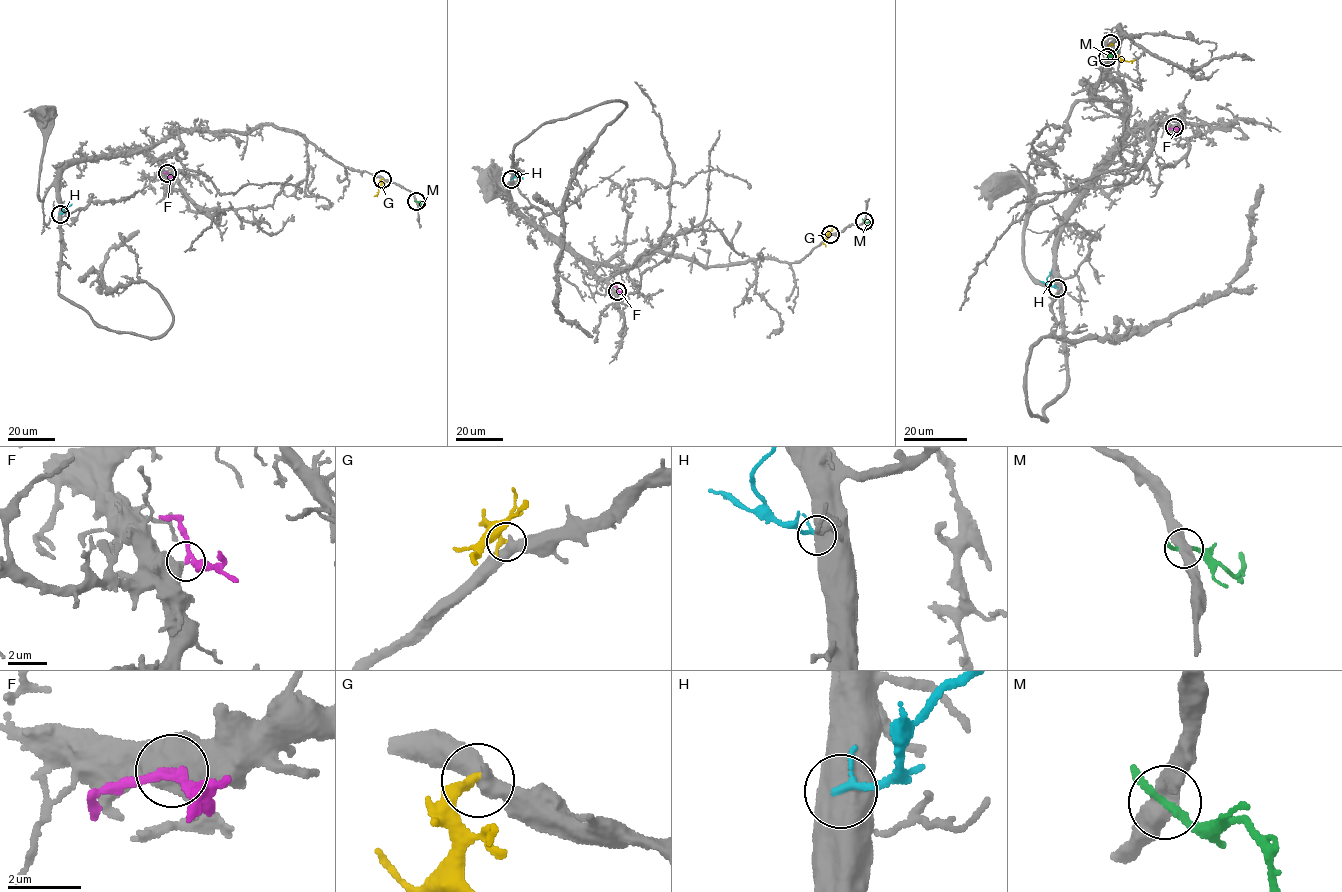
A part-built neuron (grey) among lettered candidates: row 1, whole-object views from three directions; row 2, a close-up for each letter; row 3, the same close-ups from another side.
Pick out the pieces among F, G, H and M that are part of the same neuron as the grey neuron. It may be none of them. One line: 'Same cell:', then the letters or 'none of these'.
Same cell: F

